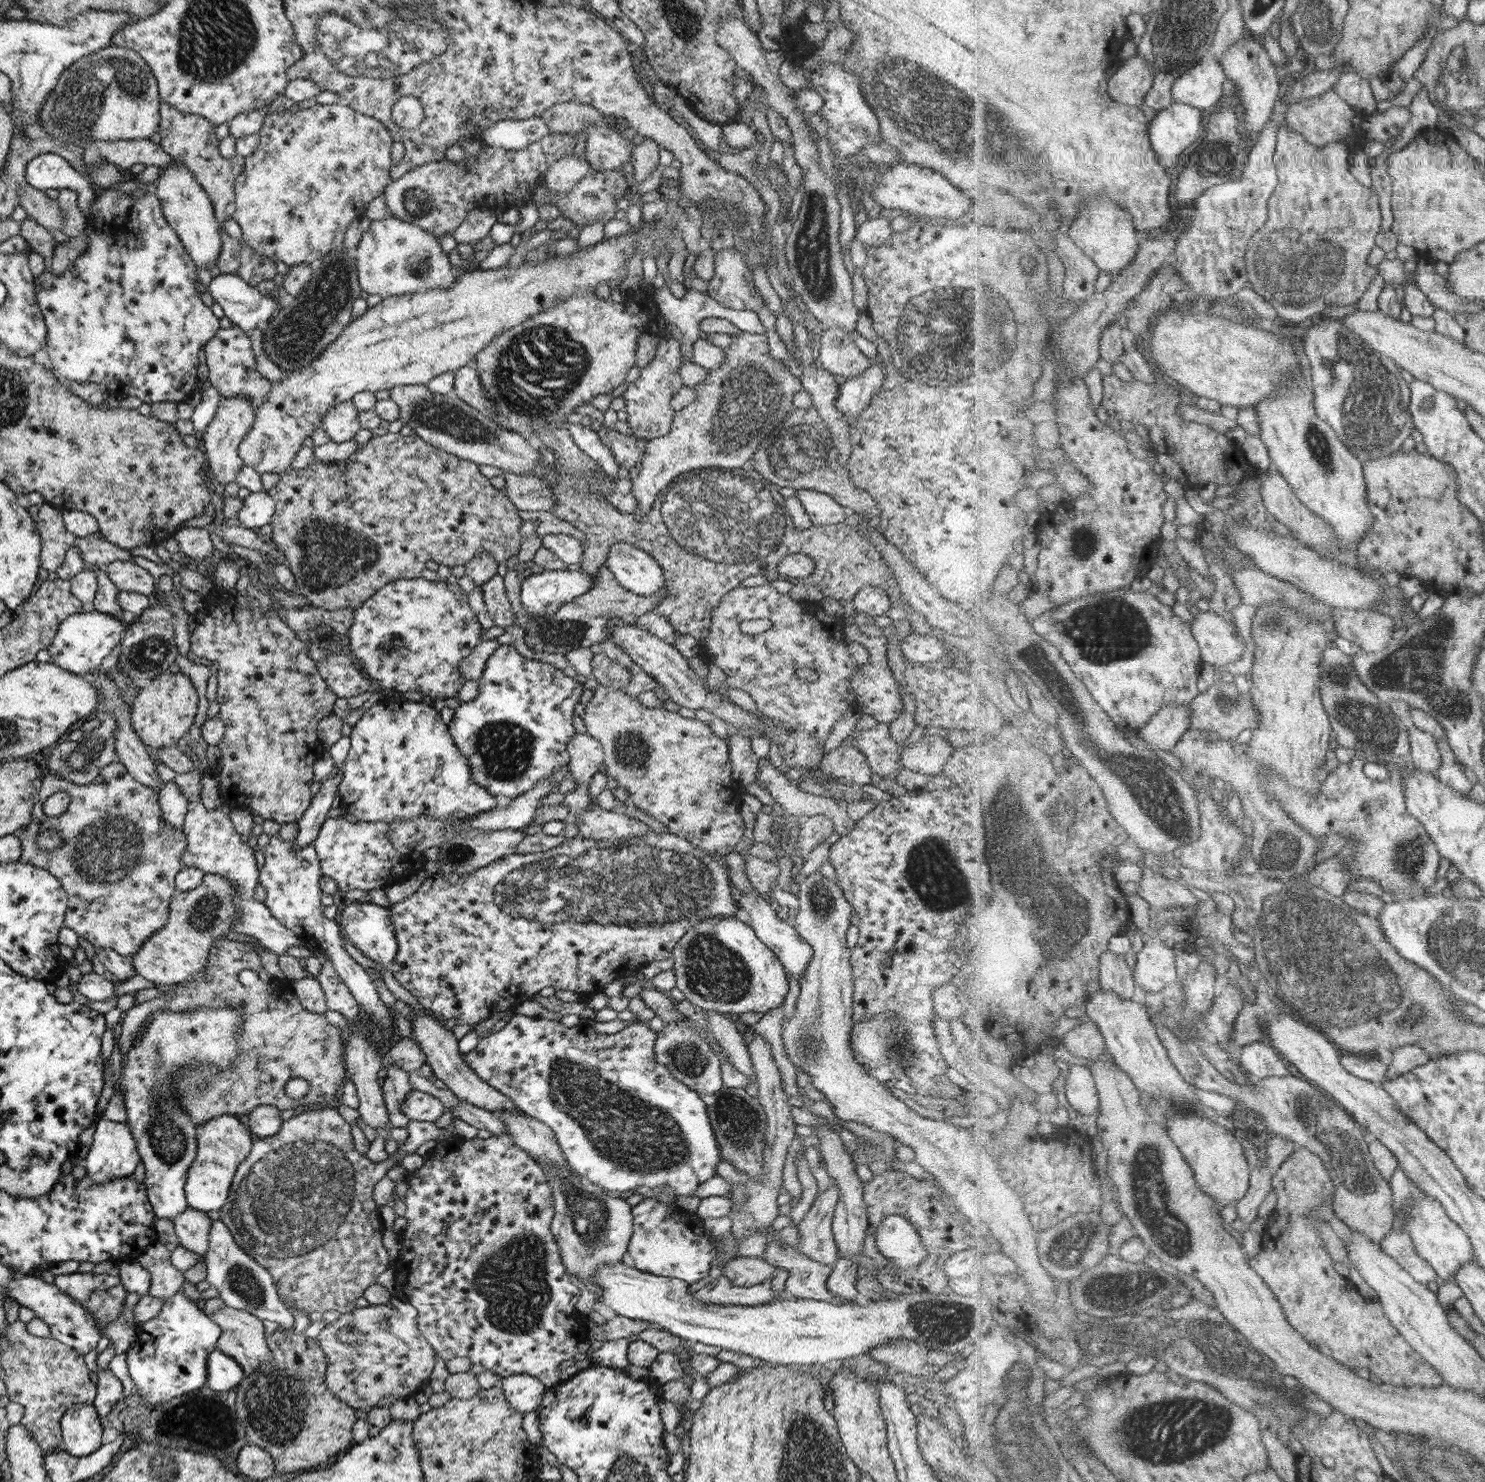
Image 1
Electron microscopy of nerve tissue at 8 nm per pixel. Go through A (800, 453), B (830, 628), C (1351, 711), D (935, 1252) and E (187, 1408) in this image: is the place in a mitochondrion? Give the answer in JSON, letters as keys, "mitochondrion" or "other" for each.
{"A":"mitochondrion","B":"other","C":"mitochondrion","D":"other","E":"mitochondrion"}

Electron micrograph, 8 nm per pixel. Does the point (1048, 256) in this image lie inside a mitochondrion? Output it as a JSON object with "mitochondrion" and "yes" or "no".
{"mitochondrion":"no"}

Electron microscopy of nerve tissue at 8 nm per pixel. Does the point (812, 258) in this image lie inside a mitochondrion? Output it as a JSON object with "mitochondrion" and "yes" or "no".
{"mitochondrion":"yes"}

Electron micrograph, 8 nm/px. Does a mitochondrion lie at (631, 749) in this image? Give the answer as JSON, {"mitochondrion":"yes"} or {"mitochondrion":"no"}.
{"mitochondrion":"yes"}

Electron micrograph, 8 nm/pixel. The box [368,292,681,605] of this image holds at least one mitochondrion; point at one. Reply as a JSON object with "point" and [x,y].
{"point":[538,370]}

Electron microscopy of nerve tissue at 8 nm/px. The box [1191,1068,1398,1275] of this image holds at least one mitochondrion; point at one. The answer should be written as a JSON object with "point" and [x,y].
{"point":[1346,1152]}

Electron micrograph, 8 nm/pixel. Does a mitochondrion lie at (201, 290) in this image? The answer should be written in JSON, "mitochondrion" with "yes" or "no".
{"mitochondrion":"no"}

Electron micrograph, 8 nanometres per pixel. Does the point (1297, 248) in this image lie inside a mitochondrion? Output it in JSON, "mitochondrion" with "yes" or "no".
{"mitochondrion":"yes"}

